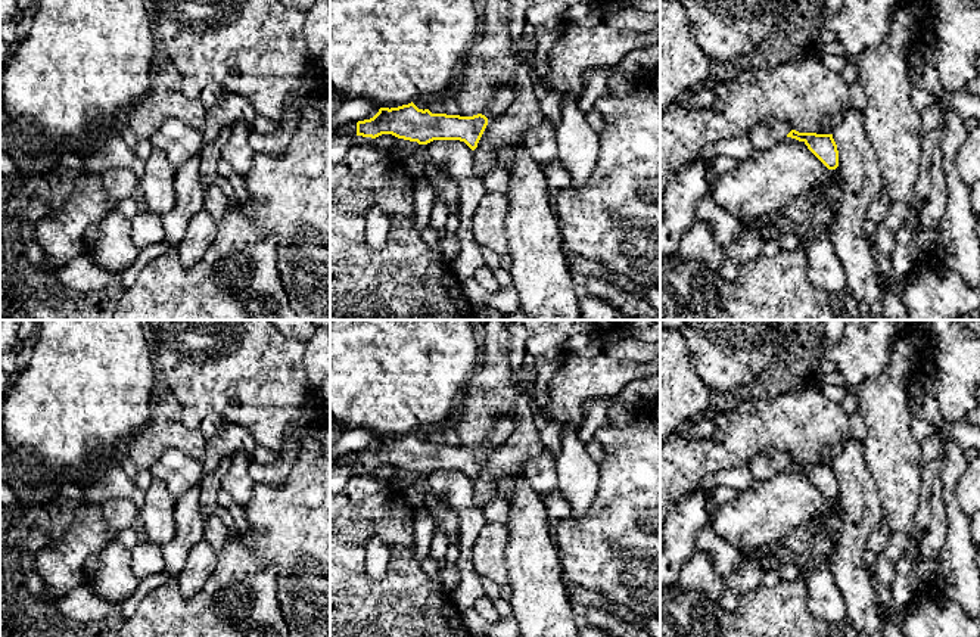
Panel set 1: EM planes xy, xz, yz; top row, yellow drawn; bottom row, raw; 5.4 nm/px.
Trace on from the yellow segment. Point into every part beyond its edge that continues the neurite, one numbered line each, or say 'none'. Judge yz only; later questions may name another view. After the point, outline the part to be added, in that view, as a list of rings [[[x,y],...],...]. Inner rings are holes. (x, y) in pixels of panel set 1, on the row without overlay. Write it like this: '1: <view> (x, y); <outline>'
1: yz (764, 468); [[[778,451],[769,456],[755,457],[747,466],[752,472],[752,482],[765,482],[777,476],[791,462],[790,456]]]

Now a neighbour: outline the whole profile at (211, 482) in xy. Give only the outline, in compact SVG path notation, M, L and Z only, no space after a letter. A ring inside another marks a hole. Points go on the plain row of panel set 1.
M231 456L224 457L220 463L218 470L212 473L205 473L200 481L199 504L200 504L202 515L206 518L215 515L218 509L217 497L221 490L223 473L230 466L230 457Z

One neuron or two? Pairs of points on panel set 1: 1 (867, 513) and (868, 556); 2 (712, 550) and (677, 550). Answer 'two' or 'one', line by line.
1: two
2: two

